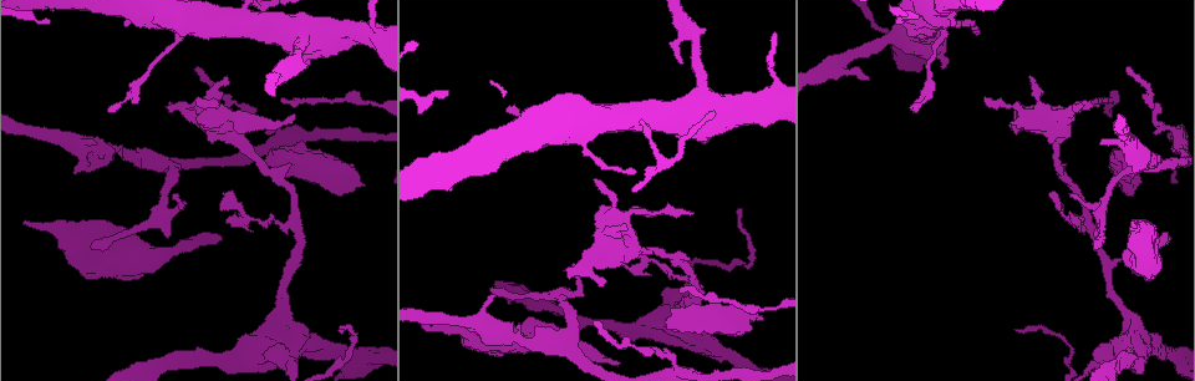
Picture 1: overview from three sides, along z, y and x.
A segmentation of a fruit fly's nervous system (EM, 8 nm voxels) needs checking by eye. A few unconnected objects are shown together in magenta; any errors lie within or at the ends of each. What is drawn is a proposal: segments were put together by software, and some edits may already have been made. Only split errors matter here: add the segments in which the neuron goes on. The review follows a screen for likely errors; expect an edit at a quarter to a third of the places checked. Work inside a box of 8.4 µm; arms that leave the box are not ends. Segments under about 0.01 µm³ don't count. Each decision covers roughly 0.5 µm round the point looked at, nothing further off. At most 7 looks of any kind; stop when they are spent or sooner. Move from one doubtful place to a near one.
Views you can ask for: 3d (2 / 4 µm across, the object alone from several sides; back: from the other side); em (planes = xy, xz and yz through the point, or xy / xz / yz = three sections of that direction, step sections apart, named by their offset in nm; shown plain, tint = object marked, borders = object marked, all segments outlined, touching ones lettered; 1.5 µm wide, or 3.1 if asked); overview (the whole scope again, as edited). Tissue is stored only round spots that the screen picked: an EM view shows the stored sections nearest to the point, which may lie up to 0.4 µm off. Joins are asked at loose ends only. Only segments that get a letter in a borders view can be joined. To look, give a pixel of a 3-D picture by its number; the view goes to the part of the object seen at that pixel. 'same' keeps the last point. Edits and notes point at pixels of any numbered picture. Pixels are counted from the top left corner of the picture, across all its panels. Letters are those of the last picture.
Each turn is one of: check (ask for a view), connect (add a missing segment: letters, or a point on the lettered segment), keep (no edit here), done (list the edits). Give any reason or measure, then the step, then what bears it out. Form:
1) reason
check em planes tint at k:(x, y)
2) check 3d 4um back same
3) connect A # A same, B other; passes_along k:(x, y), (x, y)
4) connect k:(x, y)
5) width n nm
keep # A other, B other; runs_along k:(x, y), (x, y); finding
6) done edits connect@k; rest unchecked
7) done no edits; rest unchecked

free end
check em yz step 4 borders at 1:(422, 325)

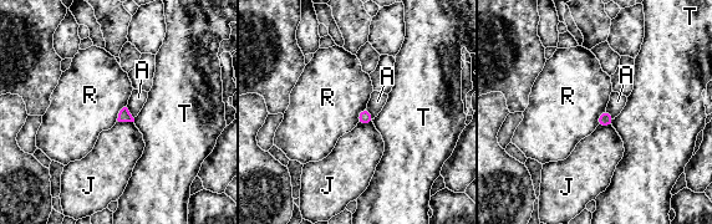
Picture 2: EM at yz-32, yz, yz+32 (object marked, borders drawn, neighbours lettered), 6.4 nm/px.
connect A # A same, J other, R other, T other; passes_along 2:(123, 116), (130, 113), (138, 97); the neuron continues

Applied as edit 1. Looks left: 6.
tapers out
check 3d 2um at 1:(92, 245)

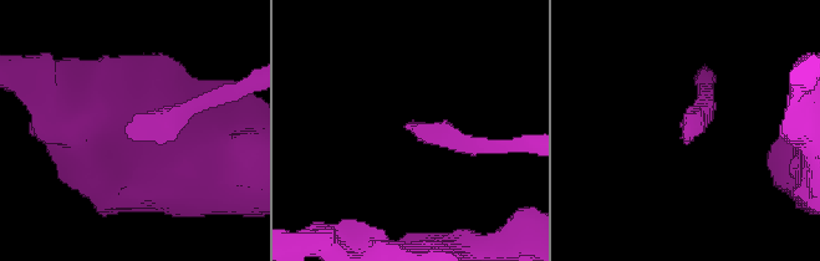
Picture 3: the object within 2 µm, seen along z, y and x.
now the EM
check em xz step 4 borders at 3:(682, 134)

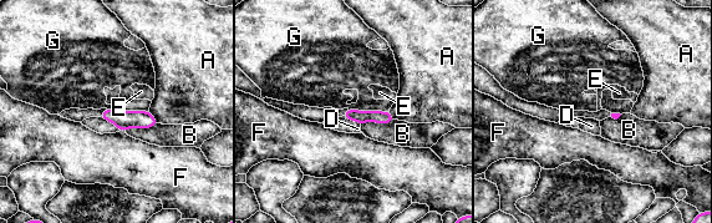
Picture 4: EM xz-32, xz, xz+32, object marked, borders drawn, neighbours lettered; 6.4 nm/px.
keep # A other, B other, D other, E other, F other, G other; runs_along 4:(103, 115), (153, 122); no lettered segment goes on from it

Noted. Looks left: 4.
free end
check em planes borders at 1:(569, 270)

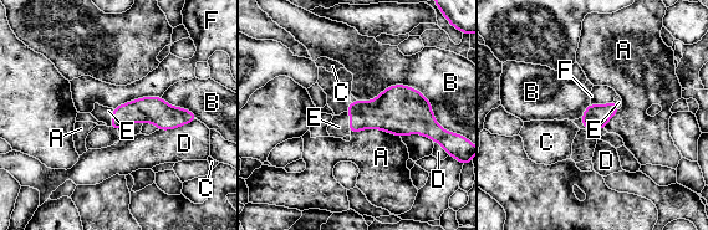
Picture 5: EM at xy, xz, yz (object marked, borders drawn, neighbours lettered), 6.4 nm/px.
connect E # A other, B other, C other, D other, E same, F other; passes_along 5:(386, 112), (350, 123), (339, 127); the neuron continues

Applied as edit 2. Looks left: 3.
done edits connect@2, connect@5; rest unchecked

